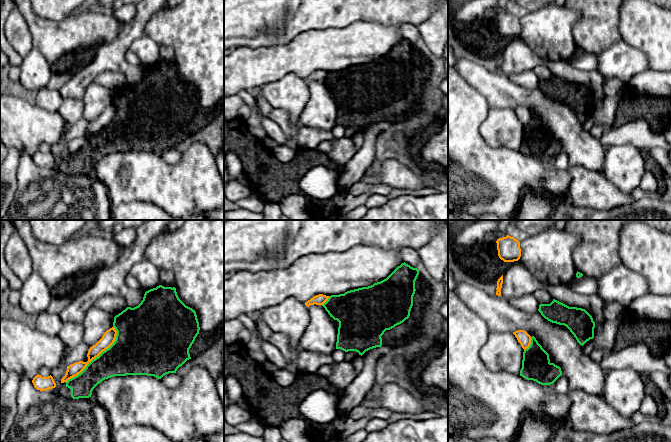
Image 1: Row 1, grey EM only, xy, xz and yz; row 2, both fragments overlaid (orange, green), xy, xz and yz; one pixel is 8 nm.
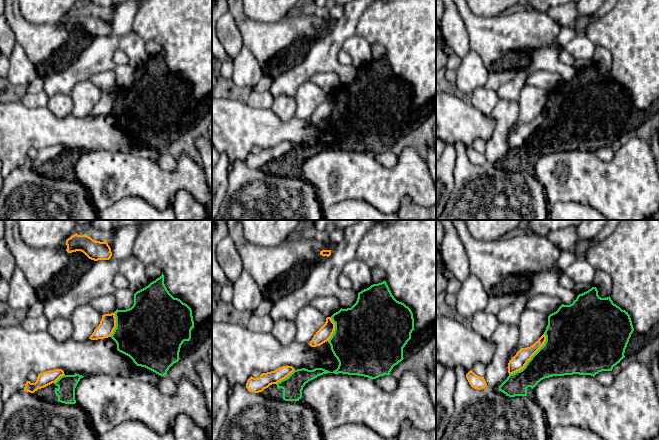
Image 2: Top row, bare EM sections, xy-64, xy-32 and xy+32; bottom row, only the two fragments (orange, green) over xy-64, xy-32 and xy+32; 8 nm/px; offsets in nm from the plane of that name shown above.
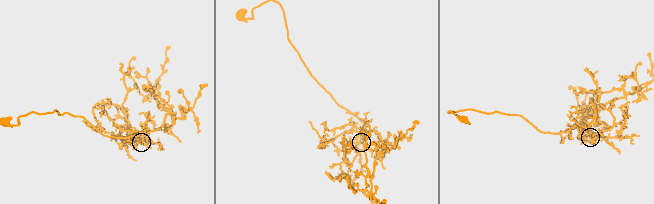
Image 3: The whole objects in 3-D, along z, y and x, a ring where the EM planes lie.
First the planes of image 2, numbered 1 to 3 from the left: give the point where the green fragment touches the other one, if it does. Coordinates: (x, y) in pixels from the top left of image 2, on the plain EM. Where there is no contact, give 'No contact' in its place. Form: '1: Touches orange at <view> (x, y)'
1: Touches orange at xy-64 (115, 99)
2: Touches orange at xy-32 (334, 105)
3: Touches orange at xy+32 (531, 132)

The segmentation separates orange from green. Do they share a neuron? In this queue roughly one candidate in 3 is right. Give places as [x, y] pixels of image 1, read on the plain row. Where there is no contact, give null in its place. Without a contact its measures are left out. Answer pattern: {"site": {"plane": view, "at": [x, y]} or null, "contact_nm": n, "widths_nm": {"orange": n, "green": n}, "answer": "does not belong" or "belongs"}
{"site": {"plane": "xy", "at": [97, 132]}, "contact_nm": 600, "widths_nm": {"orange": 100, "green": 320}, "answer": "does not belong"}

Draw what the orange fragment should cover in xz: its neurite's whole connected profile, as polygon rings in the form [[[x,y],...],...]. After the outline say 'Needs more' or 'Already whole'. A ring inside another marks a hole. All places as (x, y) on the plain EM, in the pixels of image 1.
[[[319,70],[319,71],[314,72],[310,76],[308,76],[307,78],[305,78],[305,81],[307,83],[309,83],[310,81],[314,81],[314,80],[323,81],[328,76],[328,74],[329,74],[329,72]]]. Already whole

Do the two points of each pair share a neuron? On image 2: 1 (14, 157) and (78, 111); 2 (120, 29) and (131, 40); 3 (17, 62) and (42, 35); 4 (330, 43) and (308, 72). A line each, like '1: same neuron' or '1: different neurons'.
1: different neurons
2: different neurons
3: different neurons
4: same neuron

